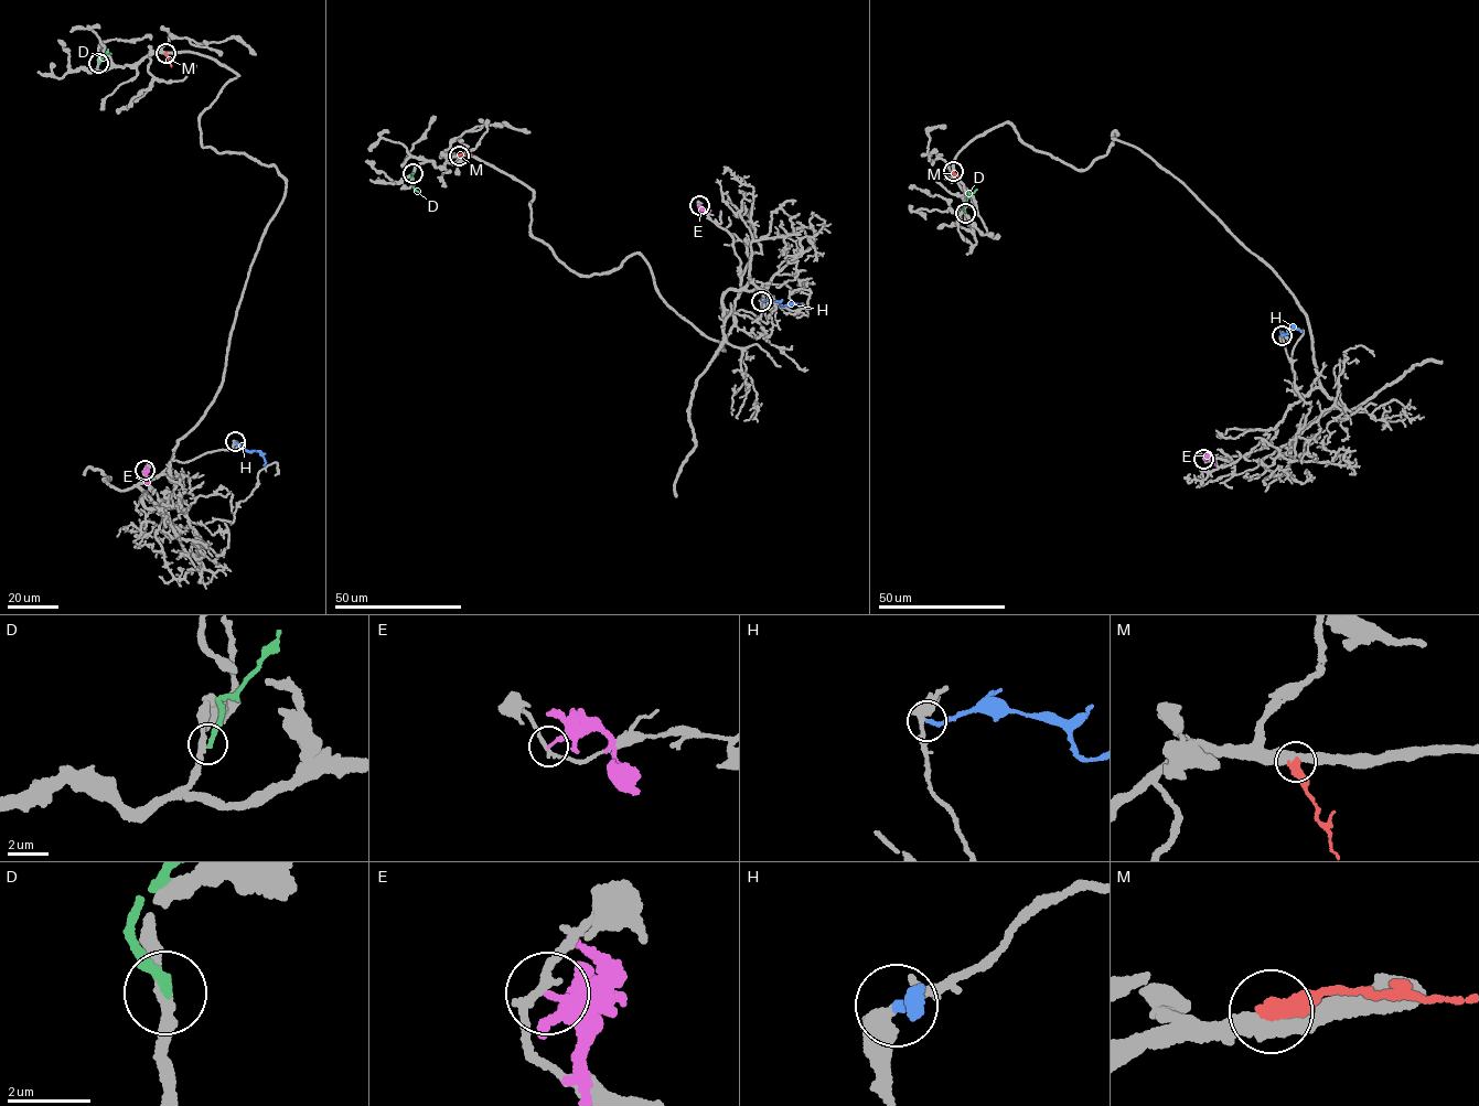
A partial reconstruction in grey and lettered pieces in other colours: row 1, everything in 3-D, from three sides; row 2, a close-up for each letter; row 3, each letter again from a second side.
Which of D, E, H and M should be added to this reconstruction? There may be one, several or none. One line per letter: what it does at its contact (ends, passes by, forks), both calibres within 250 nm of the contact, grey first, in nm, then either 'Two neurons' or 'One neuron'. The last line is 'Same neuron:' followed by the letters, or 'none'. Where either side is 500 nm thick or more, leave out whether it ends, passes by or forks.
D: It ends there. Thickness 280 nm (grey) against 240 nm. Two neurons
E: It ends there. Thickness 180 nm (grey) against 160 nm. Two neurons
H: It ends there. Thickness 400 nm (grey) against 200 nm. Two neurons
M: It ends there. Thickness 440 nm (grey) against 440 nm. Two neurons
Same neuron: none

